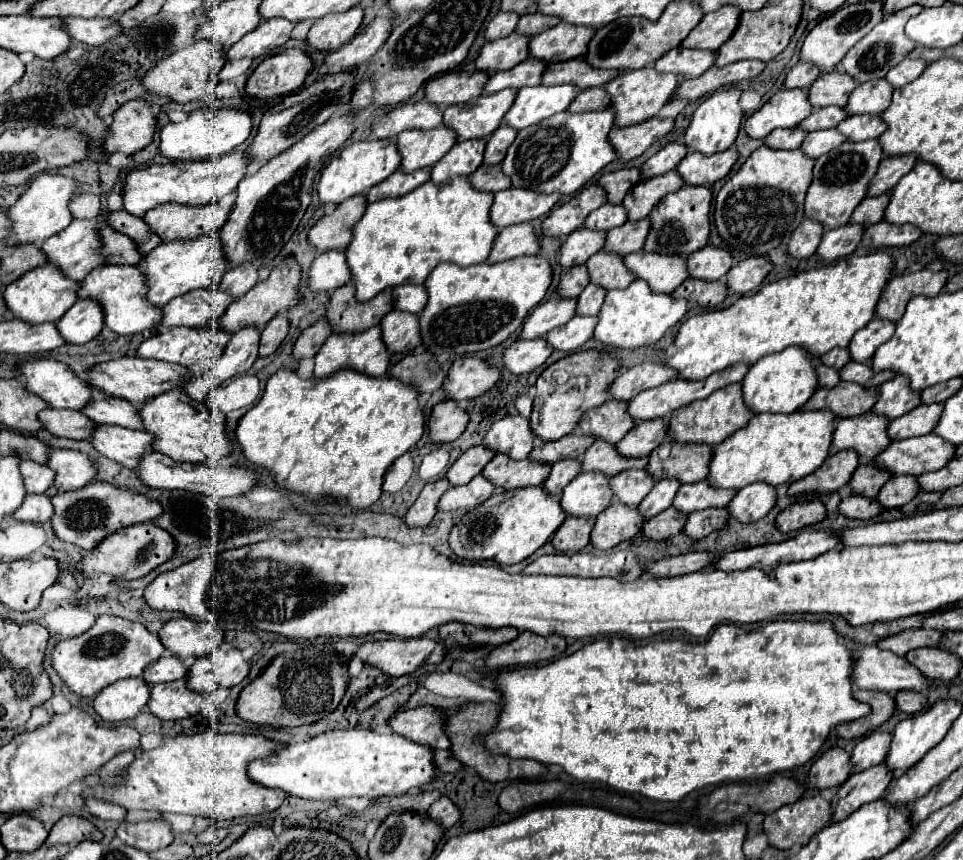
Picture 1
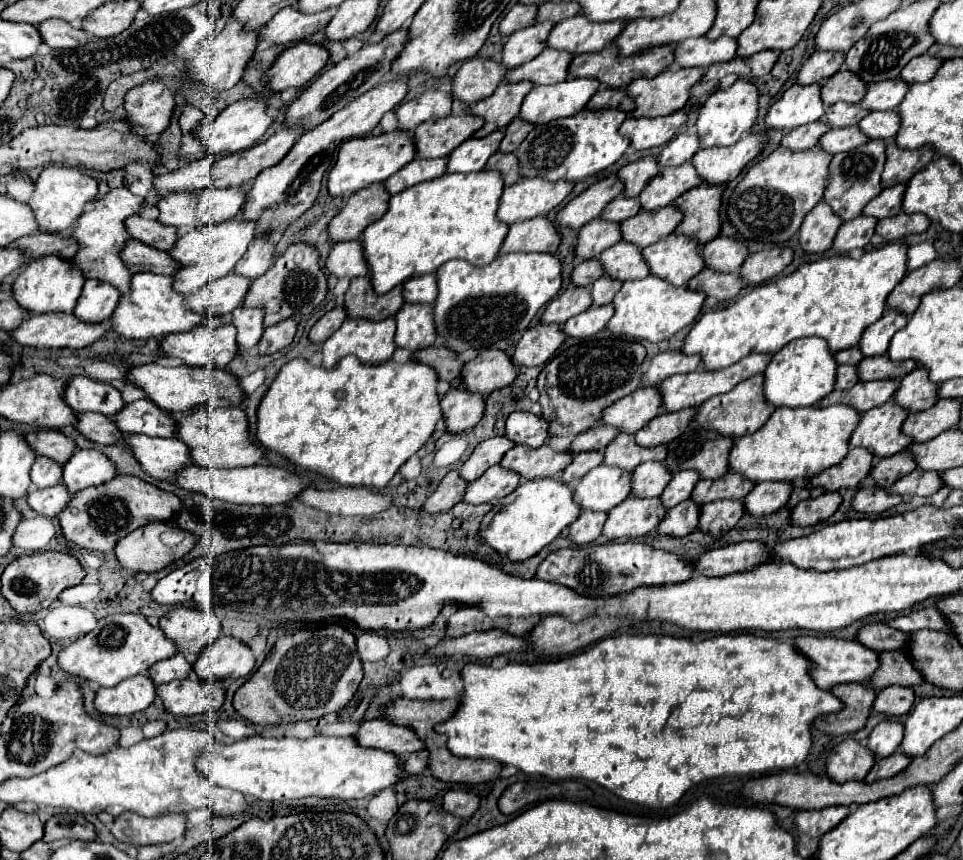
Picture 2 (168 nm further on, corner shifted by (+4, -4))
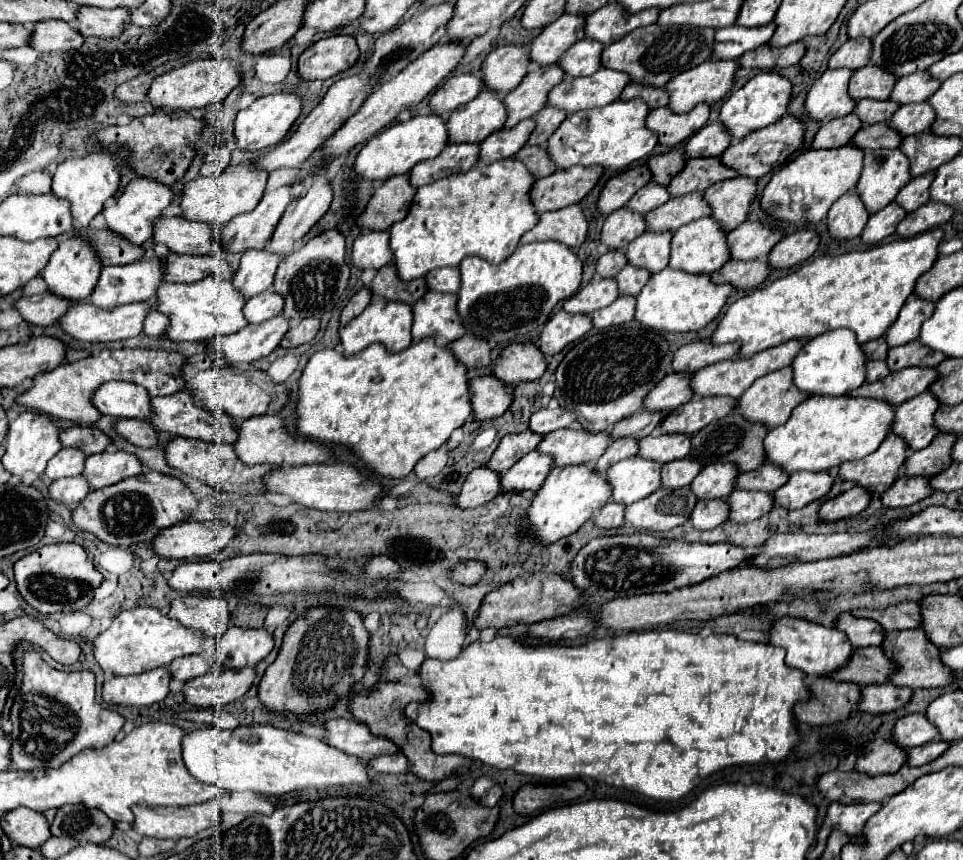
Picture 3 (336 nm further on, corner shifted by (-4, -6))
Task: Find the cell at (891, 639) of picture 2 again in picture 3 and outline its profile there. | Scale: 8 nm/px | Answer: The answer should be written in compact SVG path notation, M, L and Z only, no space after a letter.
M843 613L839 617L837 629L841 629L855 647L881 647L885 639L885 629L881 629L879 623L863 617L853 617L849 613Z

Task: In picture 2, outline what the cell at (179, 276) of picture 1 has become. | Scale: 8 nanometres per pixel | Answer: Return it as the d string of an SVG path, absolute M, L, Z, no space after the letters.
M239 215L227 223L203 225L203 227L195 227L195 229L183 233L179 237L179 241L175 243L175 247L169 251L175 259L181 261L181 269L177 269L173 275L175 289L179 293L189 295L189 293L197 291L199 287L207 285L209 281L215 281L221 275L231 273L235 263L247 251L247 245L251 243L253 237L255 237L255 223L243 223L243 219L239 219Z

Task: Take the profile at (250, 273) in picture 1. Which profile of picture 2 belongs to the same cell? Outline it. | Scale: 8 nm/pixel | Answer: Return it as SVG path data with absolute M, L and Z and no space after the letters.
M257 235L249 243L247 253L235 265L235 271L239 275L249 277L249 279L257 279L271 267L273 259L275 259L275 243L271 241L271 237L269 235Z

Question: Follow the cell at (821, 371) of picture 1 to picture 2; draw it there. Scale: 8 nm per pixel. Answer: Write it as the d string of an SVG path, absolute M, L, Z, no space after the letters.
M839 365L835 389L851 389L855 383L859 383L857 367L855 365Z

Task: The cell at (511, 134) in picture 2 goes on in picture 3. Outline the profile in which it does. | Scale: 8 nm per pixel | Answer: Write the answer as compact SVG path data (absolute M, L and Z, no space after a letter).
M543 107L533 119L535 119L535 129L527 139L527 145L541 145L543 141L547 141L547 137L551 137L551 133L555 133L555 129L559 127L559 123L565 119L567 115L563 111L557 111L553 107Z

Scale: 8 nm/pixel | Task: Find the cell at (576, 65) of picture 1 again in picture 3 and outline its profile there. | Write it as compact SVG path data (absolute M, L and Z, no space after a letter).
M649 25L643 29L635 29L621 41L609 45L601 53L601 65L607 69L623 71L631 77L633 83L643 83L661 89L671 77L693 69L695 65L711 59L715 29L695 29L695 27L659 27Z

